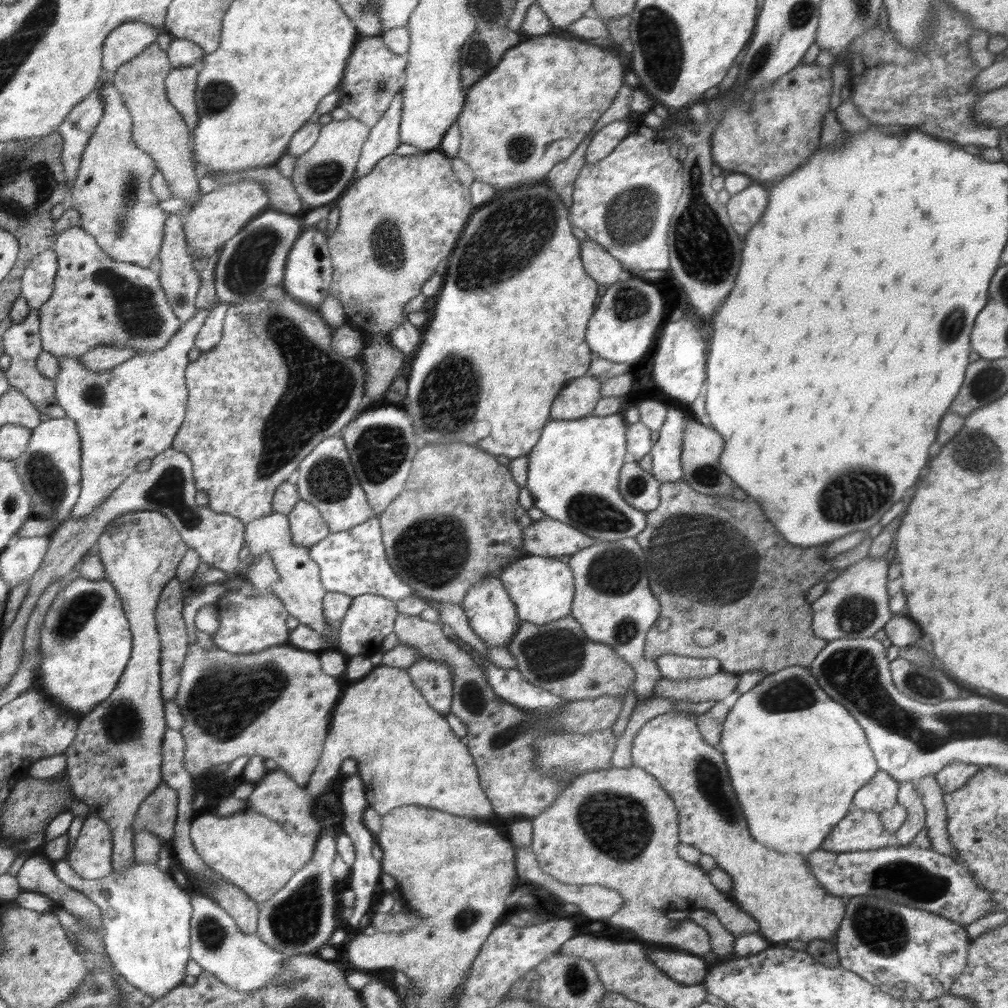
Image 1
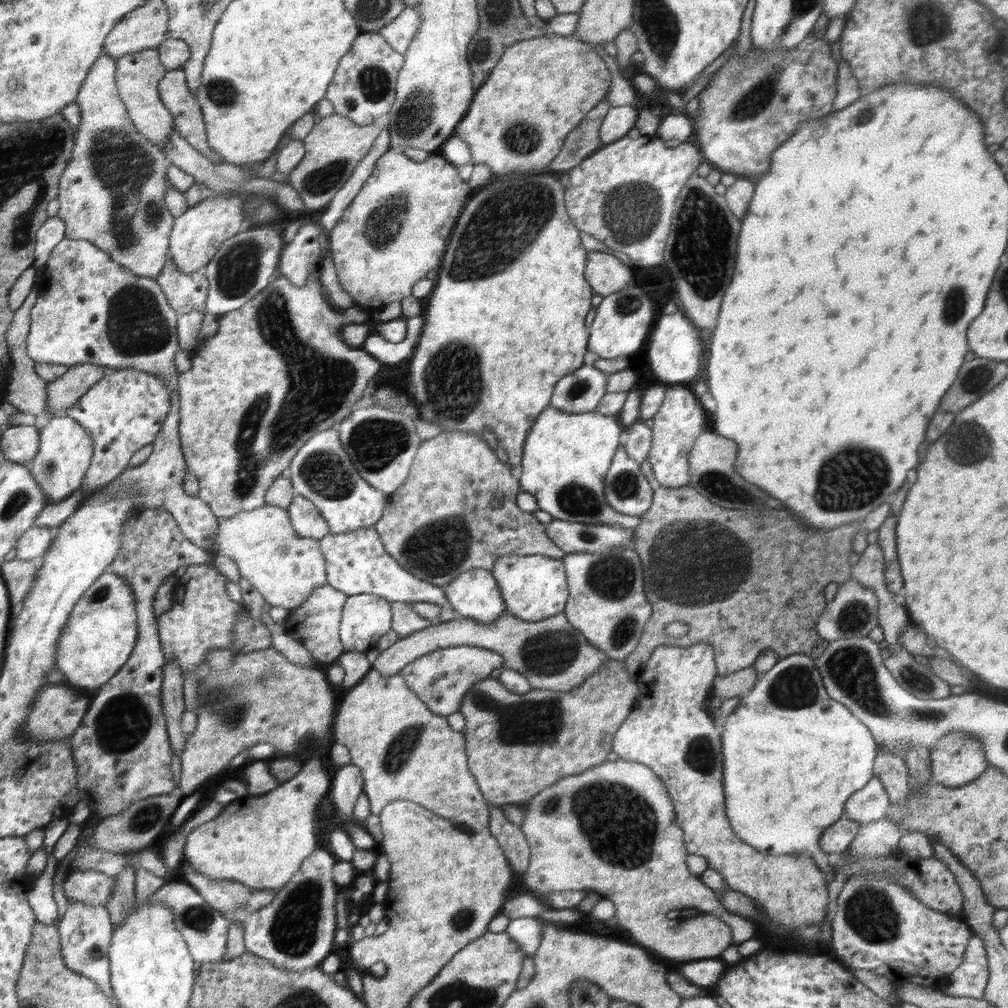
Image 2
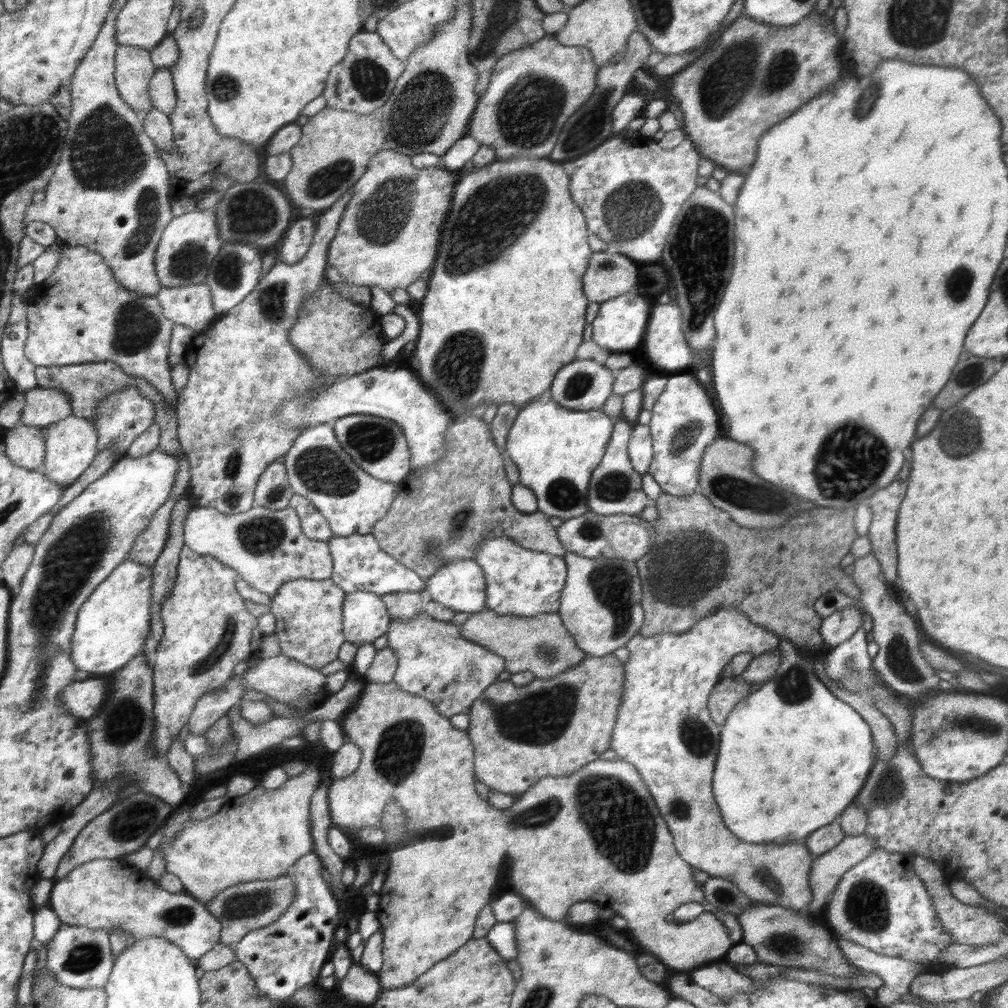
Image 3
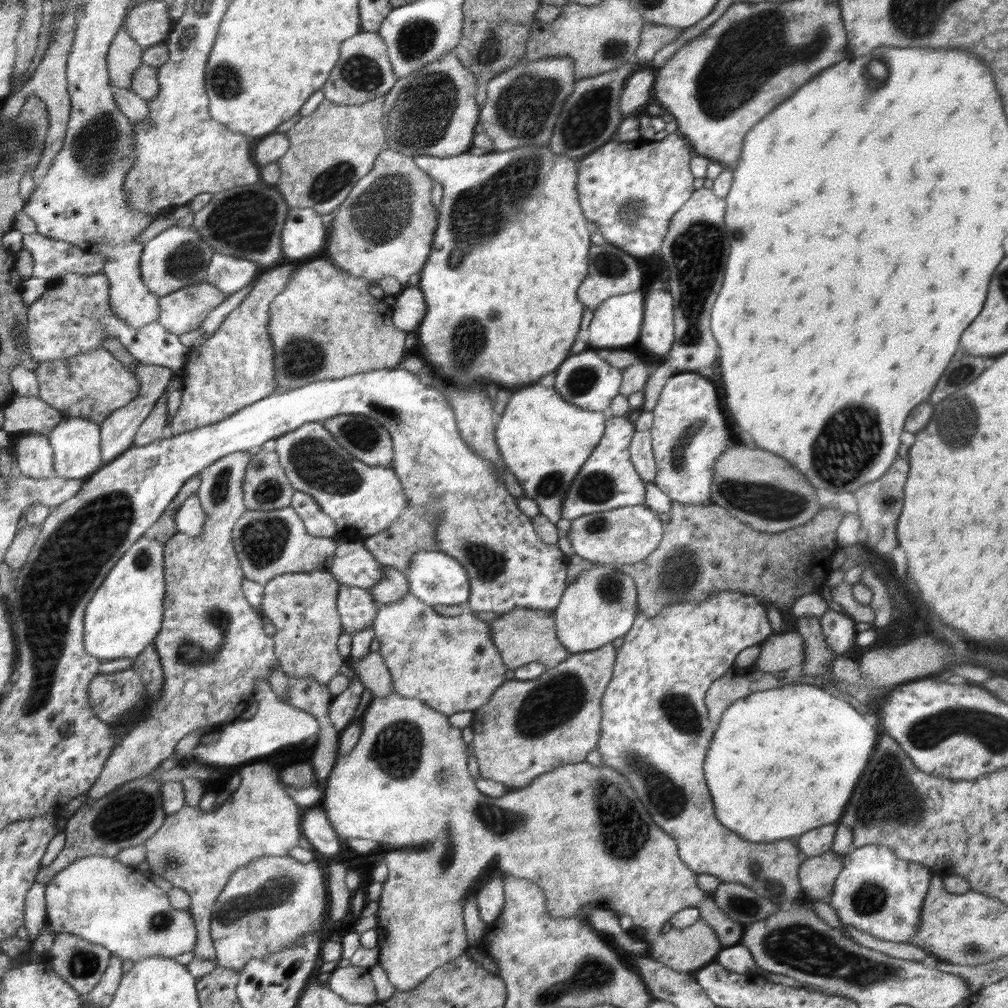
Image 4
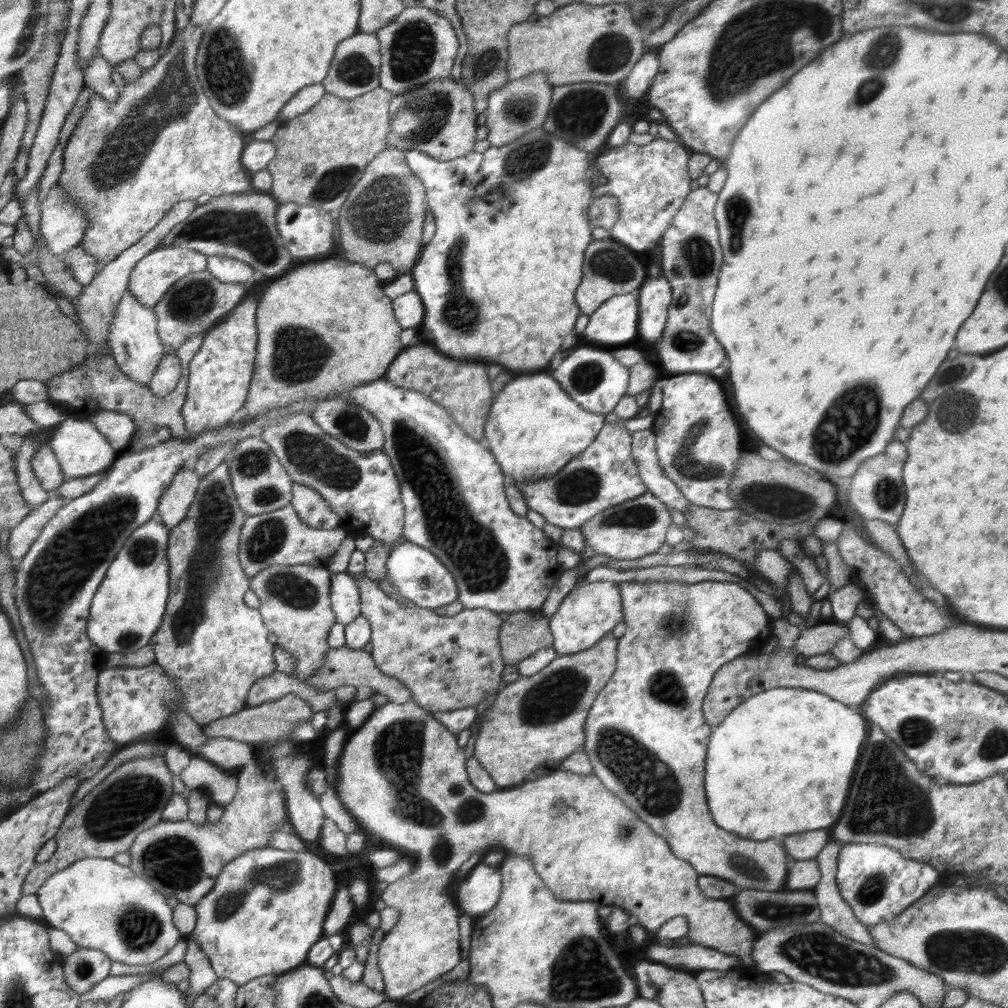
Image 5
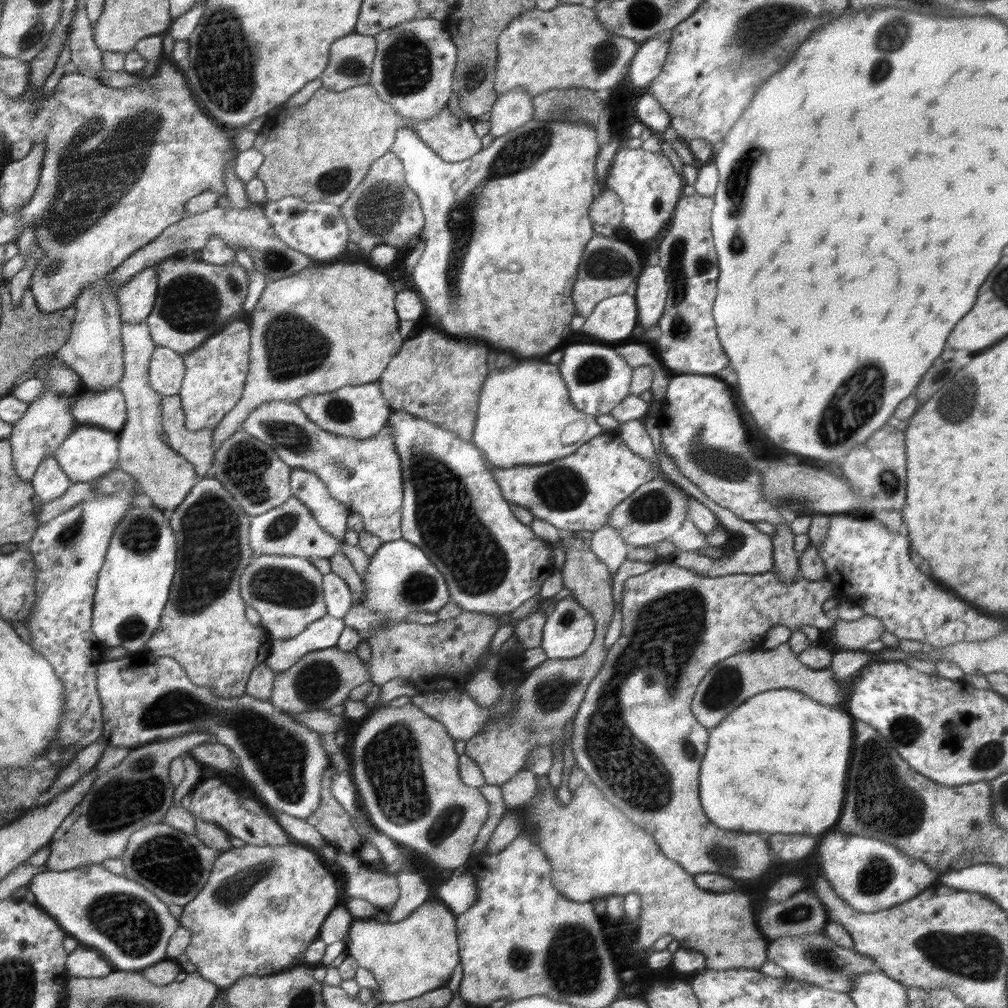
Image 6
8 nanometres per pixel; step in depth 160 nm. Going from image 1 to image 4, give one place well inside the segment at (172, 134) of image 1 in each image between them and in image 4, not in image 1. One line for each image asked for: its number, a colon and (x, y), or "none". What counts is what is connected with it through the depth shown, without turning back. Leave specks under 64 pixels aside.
2: (139, 74)
3: (134, 67)
4: (124, 57)

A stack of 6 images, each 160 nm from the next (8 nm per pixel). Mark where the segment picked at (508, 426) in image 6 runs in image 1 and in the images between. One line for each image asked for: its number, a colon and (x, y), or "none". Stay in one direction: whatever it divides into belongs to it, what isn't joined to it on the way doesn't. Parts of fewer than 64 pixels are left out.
1: (573, 470)
2: (565, 457)
3: (556, 449)
4: (544, 440)
5: (534, 428)

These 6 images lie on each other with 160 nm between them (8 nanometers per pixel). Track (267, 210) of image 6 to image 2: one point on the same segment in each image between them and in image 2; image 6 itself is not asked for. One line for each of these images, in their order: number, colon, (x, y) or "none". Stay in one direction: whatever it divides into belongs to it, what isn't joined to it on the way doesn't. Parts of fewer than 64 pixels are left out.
2: (300, 257)
3: (299, 236)
4: (302, 235)
5: (306, 230)

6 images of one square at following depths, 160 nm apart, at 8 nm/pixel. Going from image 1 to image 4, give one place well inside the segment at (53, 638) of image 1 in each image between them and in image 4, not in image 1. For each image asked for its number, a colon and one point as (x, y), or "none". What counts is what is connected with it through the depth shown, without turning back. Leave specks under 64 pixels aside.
2: (102, 631)
3: (112, 628)
4: (126, 615)

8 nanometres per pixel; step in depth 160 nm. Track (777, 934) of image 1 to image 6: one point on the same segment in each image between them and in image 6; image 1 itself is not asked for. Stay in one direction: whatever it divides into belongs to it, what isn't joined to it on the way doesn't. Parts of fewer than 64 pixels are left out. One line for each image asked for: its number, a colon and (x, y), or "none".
2: (669, 730)
3: (663, 727)
4: (655, 729)
5: (646, 737)
6: (634, 734)

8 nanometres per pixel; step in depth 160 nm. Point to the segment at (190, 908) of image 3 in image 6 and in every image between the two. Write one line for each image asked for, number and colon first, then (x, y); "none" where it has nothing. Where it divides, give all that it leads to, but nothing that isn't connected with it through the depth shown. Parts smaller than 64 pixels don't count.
4: (104, 901)
5: (101, 904)
6: (132, 927)

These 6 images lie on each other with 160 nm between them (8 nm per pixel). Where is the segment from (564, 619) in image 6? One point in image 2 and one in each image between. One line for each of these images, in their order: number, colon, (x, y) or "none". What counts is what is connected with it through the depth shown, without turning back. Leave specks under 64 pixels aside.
2: (607, 603)
3: (600, 607)
4: (600, 605)
5: (586, 614)

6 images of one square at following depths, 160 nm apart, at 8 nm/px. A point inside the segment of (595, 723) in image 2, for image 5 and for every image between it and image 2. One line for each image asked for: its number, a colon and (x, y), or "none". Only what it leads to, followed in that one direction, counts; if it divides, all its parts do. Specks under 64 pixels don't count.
3: (551, 727)
4: (528, 728)
5: (535, 722)

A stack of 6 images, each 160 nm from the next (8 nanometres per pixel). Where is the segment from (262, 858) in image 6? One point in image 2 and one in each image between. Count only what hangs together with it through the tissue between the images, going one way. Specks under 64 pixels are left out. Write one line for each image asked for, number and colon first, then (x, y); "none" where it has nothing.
2: (236, 901)
3: (247, 906)
4: (267, 905)
5: (263, 915)

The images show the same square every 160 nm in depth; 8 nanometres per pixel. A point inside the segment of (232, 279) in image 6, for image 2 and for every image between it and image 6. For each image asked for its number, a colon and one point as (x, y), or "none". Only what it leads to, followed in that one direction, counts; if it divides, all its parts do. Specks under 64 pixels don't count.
2: (186, 292)
3: (192, 306)
4: (182, 311)
5: (195, 303)

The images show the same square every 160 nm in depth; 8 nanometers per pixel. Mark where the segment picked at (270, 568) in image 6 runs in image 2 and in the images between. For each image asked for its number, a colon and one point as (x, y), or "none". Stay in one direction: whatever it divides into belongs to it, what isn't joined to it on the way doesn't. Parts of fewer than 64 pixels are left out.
2: (316, 624)
3: (310, 612)
4: (302, 607)
5: (295, 601)

